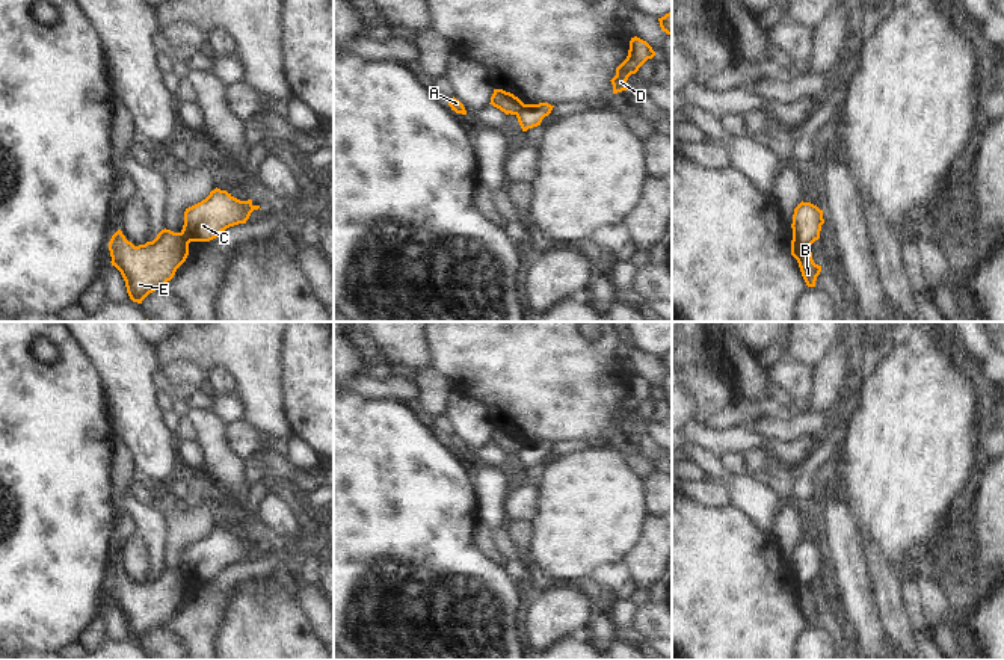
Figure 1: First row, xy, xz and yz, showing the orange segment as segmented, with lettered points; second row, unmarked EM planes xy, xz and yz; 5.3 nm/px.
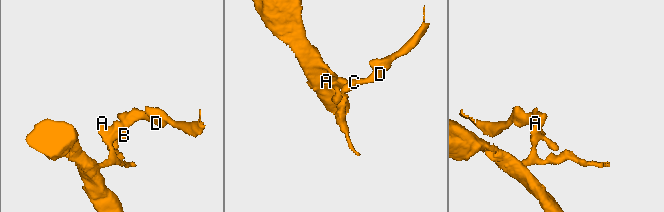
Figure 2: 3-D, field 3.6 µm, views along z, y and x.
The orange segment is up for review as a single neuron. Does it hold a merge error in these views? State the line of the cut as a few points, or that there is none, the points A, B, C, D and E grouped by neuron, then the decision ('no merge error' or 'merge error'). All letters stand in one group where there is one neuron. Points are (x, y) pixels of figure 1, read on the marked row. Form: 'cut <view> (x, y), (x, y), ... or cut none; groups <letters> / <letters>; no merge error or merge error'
cut yz (793, 236), (808, 248); groups A B E / C D; merge error

